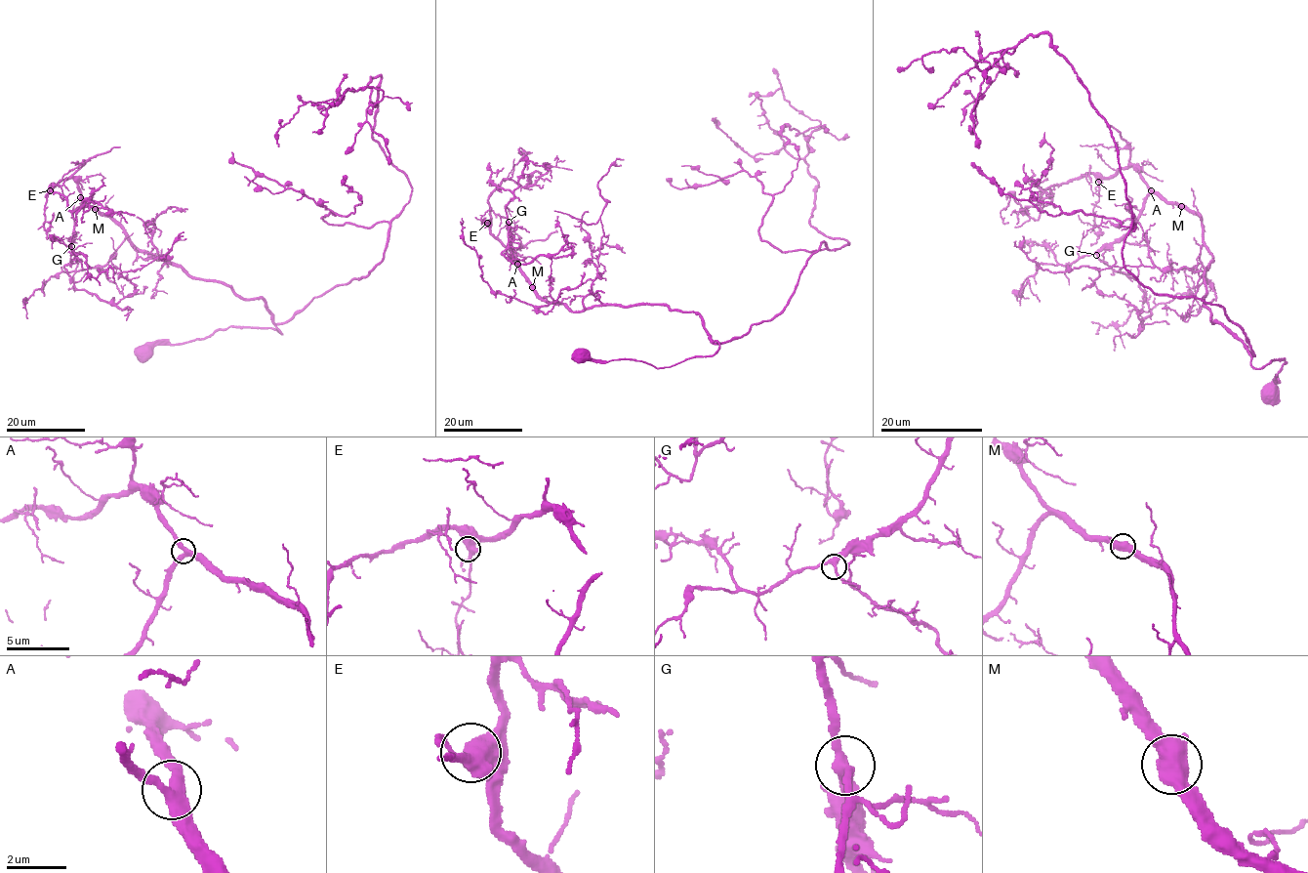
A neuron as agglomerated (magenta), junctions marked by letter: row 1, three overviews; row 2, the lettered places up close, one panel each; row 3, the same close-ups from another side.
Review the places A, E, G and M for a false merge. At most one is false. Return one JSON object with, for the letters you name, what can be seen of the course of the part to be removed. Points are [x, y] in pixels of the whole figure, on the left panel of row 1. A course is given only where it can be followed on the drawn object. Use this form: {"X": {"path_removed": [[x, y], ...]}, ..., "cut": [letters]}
{"cut": []}

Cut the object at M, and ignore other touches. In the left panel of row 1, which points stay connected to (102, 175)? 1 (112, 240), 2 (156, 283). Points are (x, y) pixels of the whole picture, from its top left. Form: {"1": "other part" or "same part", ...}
{"1": "other part", "2": "other part"}

